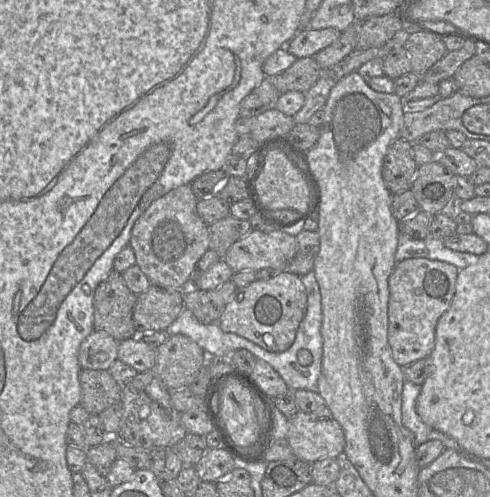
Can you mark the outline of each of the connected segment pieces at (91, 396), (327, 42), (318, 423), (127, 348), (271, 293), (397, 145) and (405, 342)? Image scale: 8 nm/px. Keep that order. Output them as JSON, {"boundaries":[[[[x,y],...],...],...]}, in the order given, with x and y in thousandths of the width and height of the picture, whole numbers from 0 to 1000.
{"boundaries":[[[[165,742],[165,807],[186,835],[202,835],[233,811],[245,809],[249,777],[220,744]]],[[[682,56],[614,58],[580,97],[604,117],[639,115],[682,87],[694,70],[696,64]]],[[[663,815],[633,831],[608,827],[590,841],[584,883],[600,920],[629,932],[663,922],[686,924],[704,899],[700,865]]],[[[280,674],[243,688],[239,714],[239,722],[282,751],[312,744],[318,730],[318,698],[296,690]]],[[[580,543],[557,559],[522,561],[496,579],[484,579],[445,654],[455,666],[502,680],[541,704],[588,704],[600,690],[627,620],[627,590],[614,557]]],[[[808,280],[792,298],[782,324],[780,356],[800,392],[839,380],[853,332],[841,306],[841,288]]],[[[837,519],[806,533],[792,563],[792,692],[802,724],[820,740],[880,712],[892,648],[920,614],[937,545],[922,531],[871,519]]]]}

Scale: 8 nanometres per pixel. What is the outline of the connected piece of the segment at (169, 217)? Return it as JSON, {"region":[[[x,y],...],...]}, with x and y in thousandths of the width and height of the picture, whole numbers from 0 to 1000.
{"region":[[[371,372],[312,404],[276,447],[261,493],[308,575],[363,584],[388,577],[404,525],[429,501],[424,453],[404,433],[402,406],[390,372]]]}

